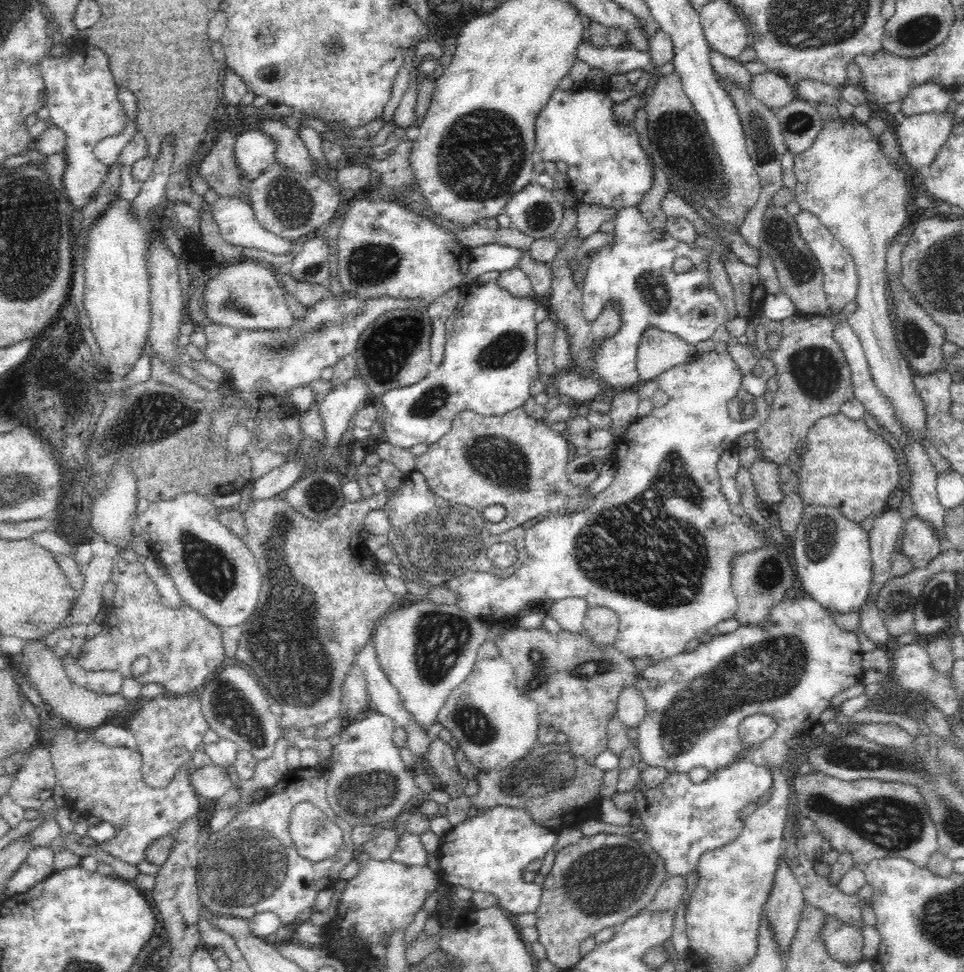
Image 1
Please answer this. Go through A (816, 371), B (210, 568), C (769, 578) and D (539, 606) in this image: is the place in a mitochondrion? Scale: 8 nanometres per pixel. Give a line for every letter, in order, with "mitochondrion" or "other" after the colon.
A: mitochondrion
B: mitochondrion
C: mitochondrion
D: other

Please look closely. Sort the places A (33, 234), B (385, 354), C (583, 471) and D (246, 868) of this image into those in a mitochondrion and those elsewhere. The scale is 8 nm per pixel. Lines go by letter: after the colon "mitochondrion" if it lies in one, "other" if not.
A: mitochondrion
B: mitochondrion
C: mitochondrion
D: mitochondrion

